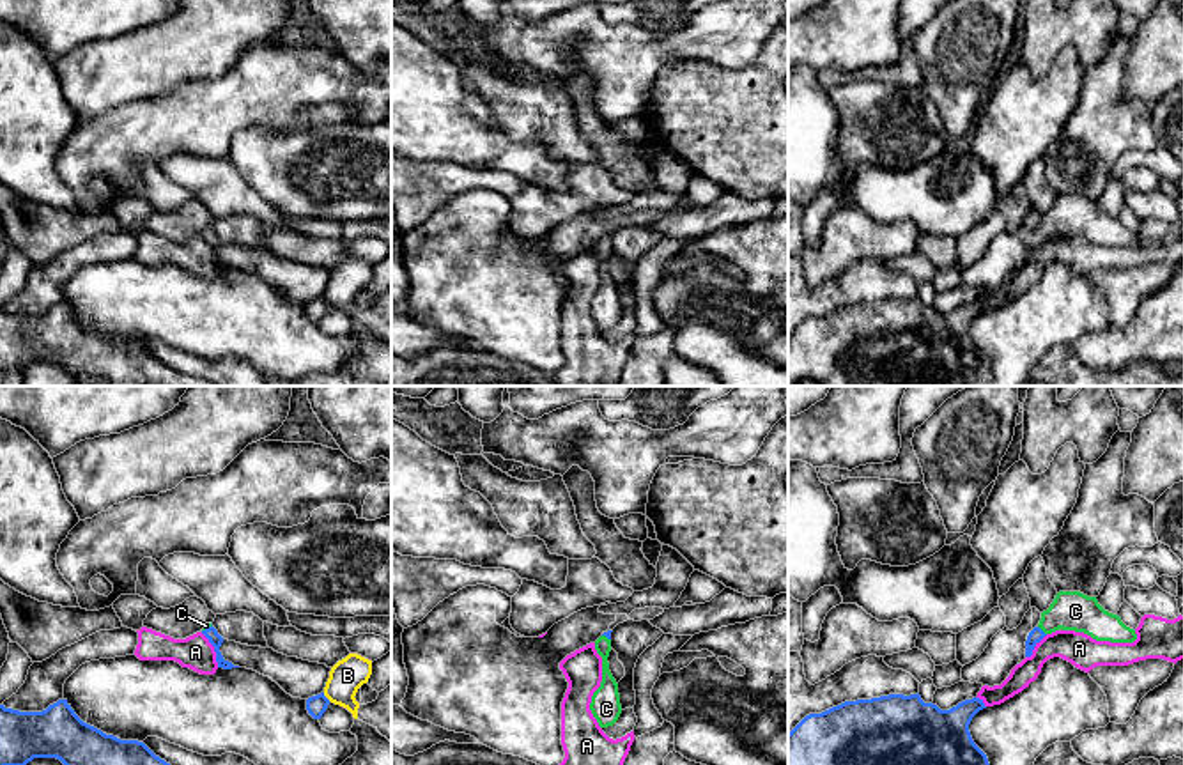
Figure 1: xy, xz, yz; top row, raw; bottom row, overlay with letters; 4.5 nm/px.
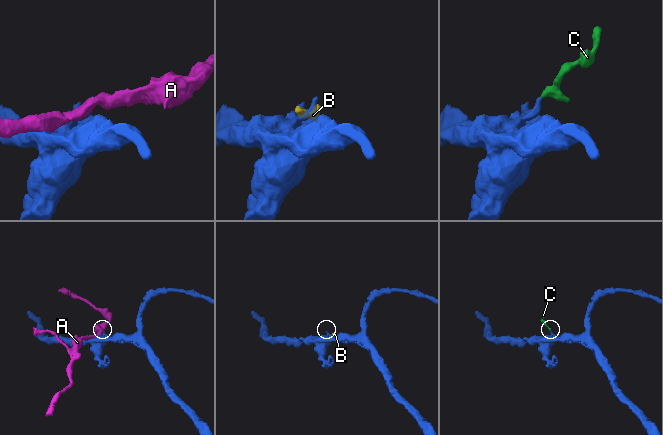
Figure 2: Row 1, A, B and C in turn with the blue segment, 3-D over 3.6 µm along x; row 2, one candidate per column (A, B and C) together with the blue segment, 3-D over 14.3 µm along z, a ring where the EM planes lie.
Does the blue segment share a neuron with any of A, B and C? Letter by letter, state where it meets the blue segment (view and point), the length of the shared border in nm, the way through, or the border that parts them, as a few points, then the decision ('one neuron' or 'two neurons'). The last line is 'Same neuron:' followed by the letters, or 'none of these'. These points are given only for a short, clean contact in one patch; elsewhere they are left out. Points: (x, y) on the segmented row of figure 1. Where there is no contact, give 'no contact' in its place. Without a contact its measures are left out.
A: xy (215, 650) | 180 nm | two neurons
B: xy (324, 696) | 50 nm | two neurons
C: yz (1042, 631) | 60 nm | one neuron
Same neuron: C

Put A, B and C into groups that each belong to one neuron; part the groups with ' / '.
A / B / C

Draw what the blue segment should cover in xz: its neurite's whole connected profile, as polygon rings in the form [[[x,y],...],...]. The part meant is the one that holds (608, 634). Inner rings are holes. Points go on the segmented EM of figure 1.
[[[613,630],[604,632],[595,641],[595,650],[602,657],[602,682],[600,687],[592,696],[590,710],[600,728],[613,726],[622,714],[618,684],[613,678],[607,662],[611,652],[611,632]]]

